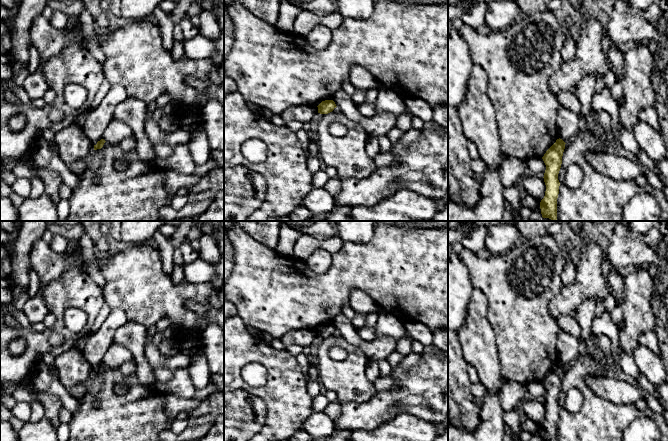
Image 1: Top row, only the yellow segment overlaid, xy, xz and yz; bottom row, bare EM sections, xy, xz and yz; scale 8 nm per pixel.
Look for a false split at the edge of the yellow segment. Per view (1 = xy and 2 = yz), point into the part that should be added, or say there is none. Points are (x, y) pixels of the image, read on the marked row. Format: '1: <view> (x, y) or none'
1: none
2: none

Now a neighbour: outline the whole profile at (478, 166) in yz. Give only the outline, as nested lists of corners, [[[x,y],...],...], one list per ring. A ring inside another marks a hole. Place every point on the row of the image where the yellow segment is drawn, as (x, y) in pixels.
[[[477,158],[475,160],[472,160],[471,169],[476,175],[481,175],[485,171],[486,165],[482,159]]]

